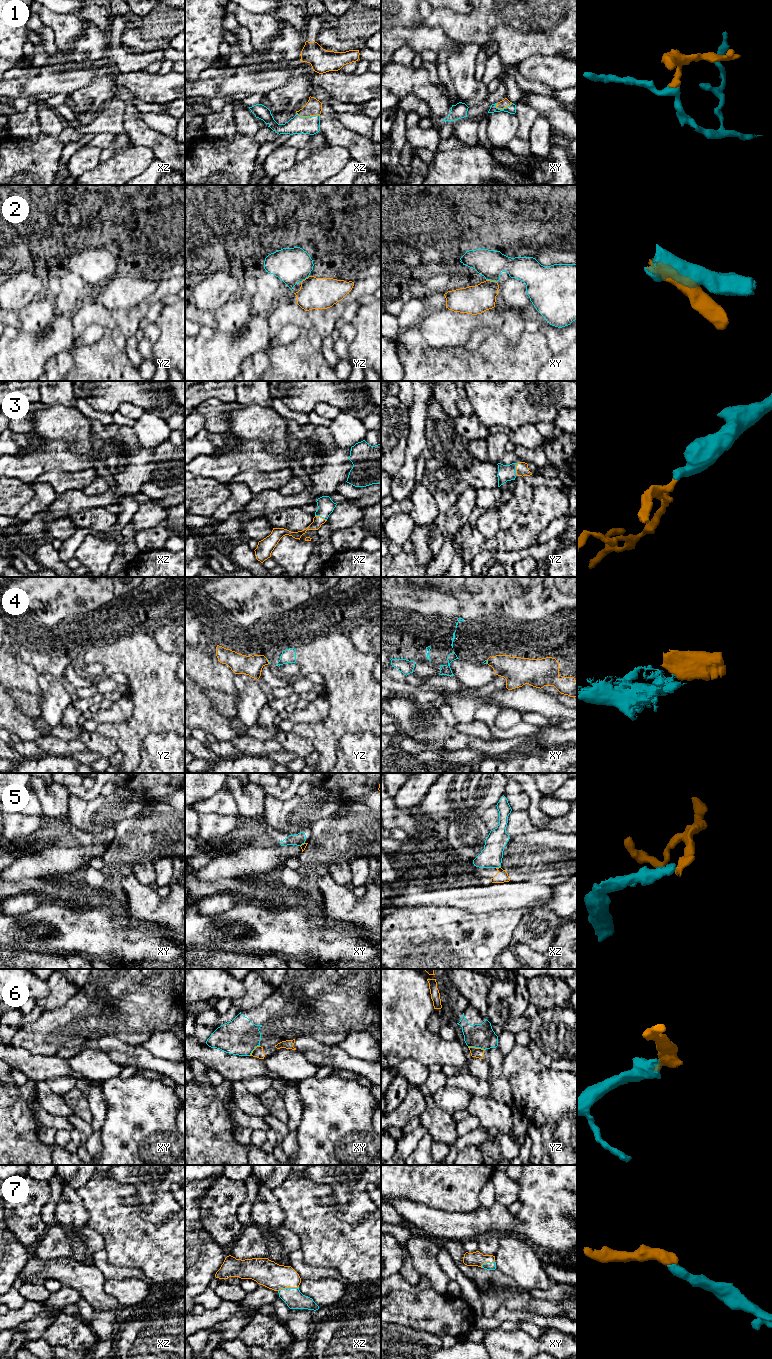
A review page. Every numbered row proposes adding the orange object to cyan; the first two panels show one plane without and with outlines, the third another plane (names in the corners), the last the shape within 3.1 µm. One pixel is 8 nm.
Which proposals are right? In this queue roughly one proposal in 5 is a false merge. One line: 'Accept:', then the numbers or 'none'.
Accept: 1, 2, 3, 7

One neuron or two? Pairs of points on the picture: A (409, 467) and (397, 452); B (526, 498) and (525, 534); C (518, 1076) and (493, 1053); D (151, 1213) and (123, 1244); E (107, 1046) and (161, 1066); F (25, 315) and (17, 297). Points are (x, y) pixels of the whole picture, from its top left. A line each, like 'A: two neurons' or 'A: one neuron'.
A: two neurons
B: two neurons
C: two neurons
D: two neurons
E: one neuron
F: two neurons

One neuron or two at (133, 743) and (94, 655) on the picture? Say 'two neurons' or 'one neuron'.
one neuron

